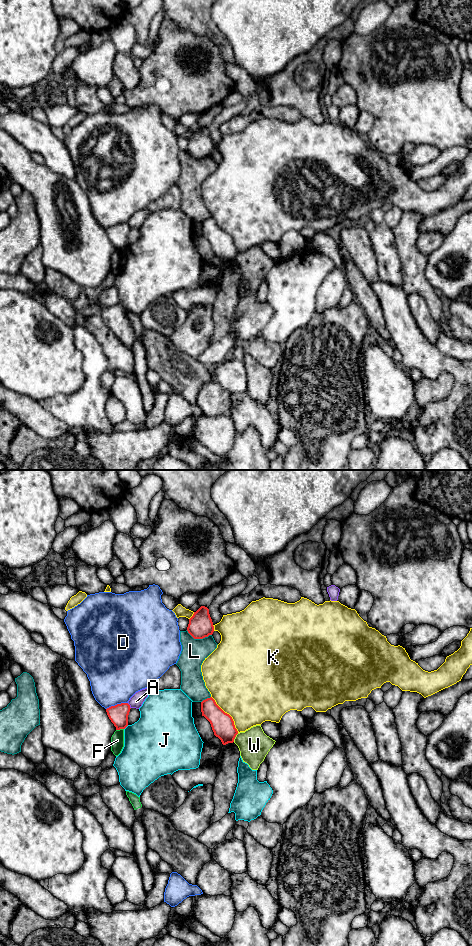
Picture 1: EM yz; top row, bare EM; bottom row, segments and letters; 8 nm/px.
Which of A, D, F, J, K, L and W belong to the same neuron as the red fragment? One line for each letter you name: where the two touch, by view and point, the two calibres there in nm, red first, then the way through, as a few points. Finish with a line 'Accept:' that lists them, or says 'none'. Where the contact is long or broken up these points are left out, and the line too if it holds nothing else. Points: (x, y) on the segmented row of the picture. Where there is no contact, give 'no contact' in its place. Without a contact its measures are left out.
Accept: none

